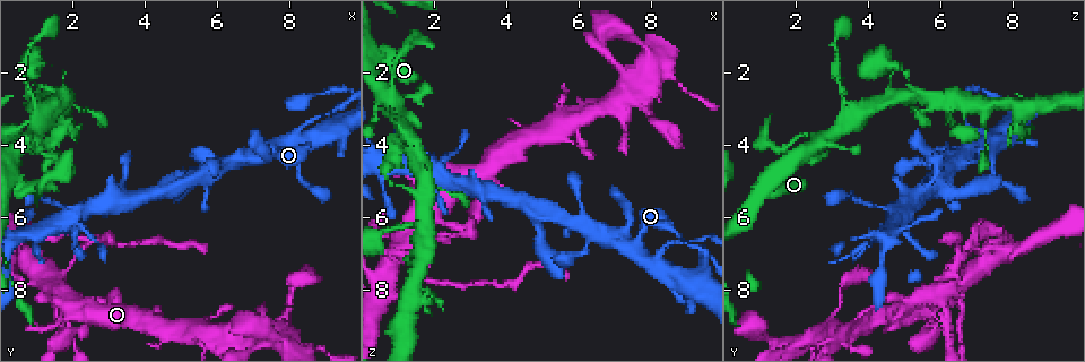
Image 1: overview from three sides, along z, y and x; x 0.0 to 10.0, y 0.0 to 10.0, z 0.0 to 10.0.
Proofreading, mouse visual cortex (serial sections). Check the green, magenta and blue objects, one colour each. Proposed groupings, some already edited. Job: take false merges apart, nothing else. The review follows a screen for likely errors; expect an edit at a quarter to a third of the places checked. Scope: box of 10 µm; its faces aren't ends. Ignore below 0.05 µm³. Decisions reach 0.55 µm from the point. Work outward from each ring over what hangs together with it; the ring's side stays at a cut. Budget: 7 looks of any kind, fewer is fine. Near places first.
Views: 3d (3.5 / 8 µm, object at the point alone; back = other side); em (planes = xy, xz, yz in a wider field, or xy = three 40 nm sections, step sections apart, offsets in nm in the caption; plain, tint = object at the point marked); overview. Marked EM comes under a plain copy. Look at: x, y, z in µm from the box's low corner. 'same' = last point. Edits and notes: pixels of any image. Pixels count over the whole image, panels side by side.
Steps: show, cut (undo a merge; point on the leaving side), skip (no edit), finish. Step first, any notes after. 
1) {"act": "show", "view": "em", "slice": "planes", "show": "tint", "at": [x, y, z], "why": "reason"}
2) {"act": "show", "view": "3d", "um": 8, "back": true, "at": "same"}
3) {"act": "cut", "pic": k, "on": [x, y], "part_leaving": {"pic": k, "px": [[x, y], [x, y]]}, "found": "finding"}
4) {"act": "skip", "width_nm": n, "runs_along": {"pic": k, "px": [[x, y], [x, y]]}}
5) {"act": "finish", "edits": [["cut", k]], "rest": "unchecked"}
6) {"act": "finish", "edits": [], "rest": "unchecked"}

{"act": "show", "view": "3d", "um": 3.5, "at": [1.95, 5.95, 4.75], "why": "side arm on a straight run"}

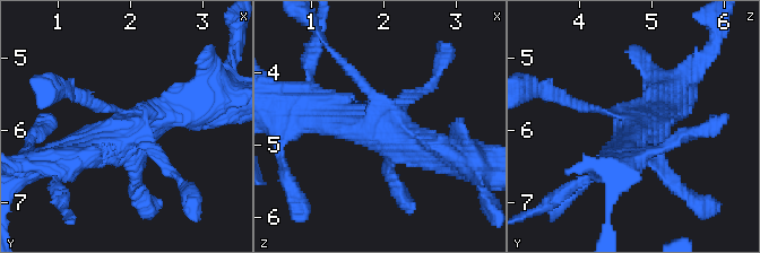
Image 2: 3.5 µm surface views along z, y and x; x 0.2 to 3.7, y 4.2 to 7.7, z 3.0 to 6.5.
{"act": "show", "view": "em", "slice": "xy", "step": 2, "show": "tint", "at": [2.00, 5.95, 4.85]}

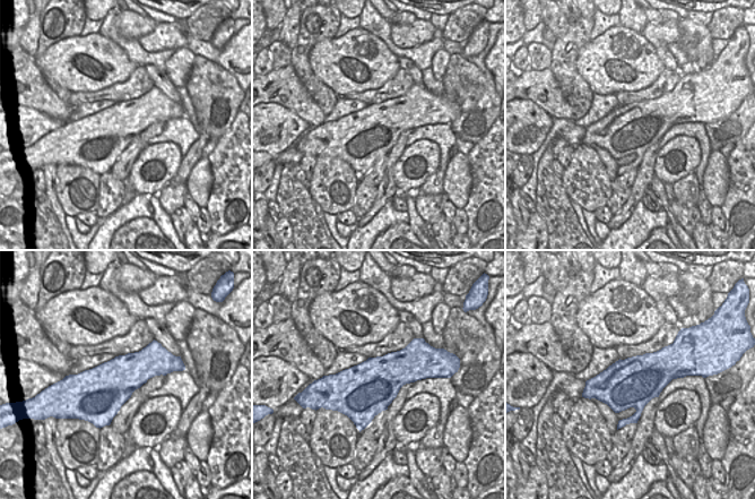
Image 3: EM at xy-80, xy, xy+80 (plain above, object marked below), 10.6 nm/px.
{"act": "skip", "runs_along": {"pic": 2, "px": [[199, 107], [136, 121], [70, 159]]}, "found": "continuous, no second cell"}

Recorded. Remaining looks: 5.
{"act": "show", "view": "3d", "um": 3.5, "at": [1.85, 8.20, 5.55], "why": "narrows sharply"}

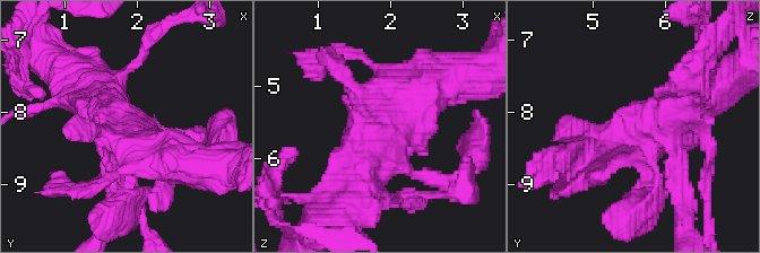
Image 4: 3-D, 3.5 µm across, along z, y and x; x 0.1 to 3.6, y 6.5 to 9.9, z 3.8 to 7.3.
{"act": "show", "view": "em", "slice": "xy", "step": 5, "show": "tint", "at": [1.90, 8.25, 5.55]}

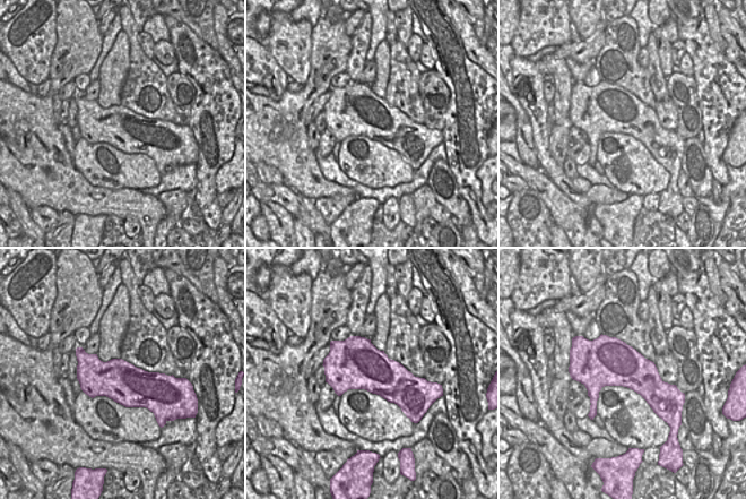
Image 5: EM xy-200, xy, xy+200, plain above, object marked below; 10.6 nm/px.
{"act": "skip", "runs_along": {"pic": 4, "px": [[439, 79], [359, 148], [352, 183]]}, "found": "continuous, no second cell"}

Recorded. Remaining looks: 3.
{"act": "show", "view": "3d", "um": 3.5, "back": true, "at": [1.80, 2.65, 5.10], "why": "small branch off a trunk"}

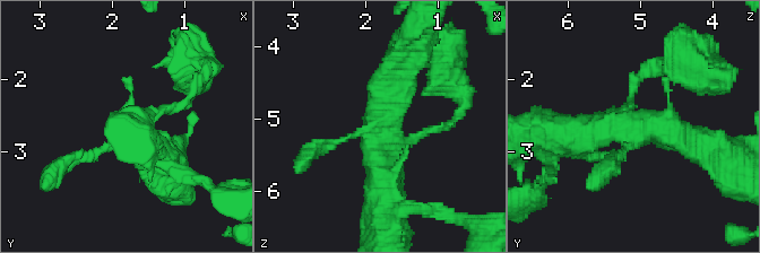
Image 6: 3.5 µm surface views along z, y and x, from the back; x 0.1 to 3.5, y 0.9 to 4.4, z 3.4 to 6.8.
{"act": "show", "view": "em", "slice": "xy", "step": 2, "show": "tint", "at": [1.75, 2.65, 5.15]}

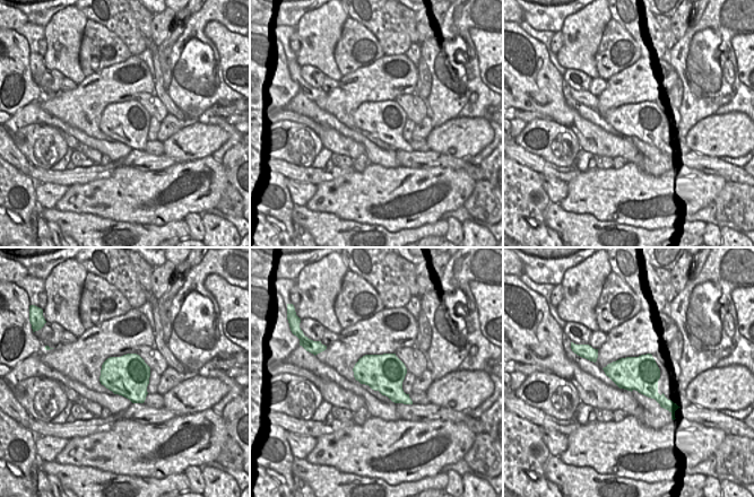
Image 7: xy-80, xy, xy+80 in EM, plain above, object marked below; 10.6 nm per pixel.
{"act": "show", "view": "em", "slice": "xy", "step": 1, "show": "tint", "at": "same"}

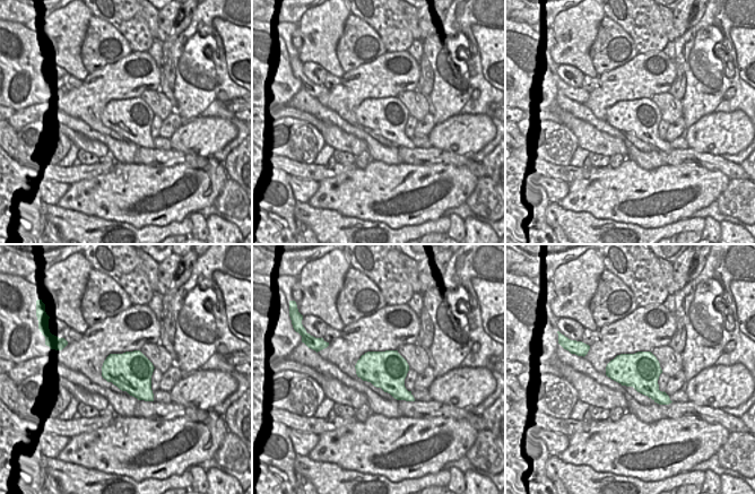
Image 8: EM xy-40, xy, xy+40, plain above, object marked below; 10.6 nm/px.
{"act": "skip", "width_nm": 420, "runs_along": {"pic": 6, "px": [[400, 62], [376, 129], [383, 199]]}, "found": "one cell here"}

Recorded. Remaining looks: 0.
{"act": "finish", "edits": [], "rest": "unchecked"}

